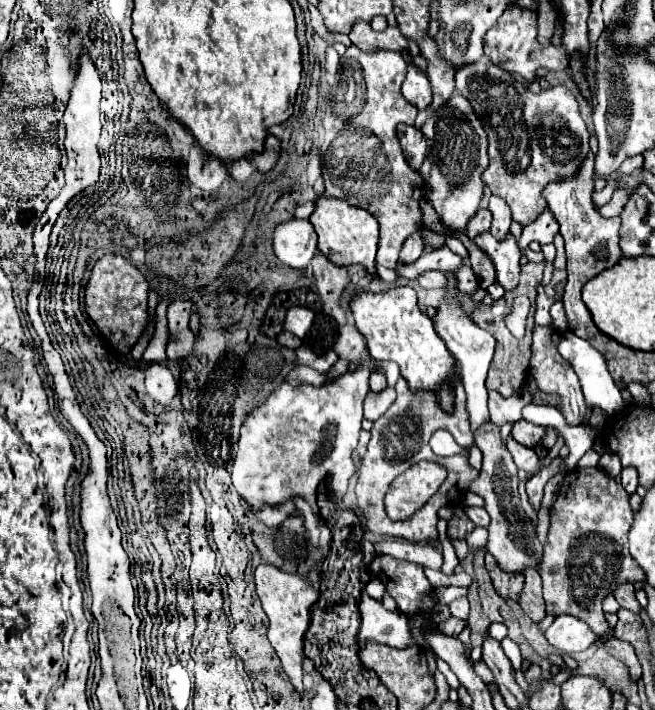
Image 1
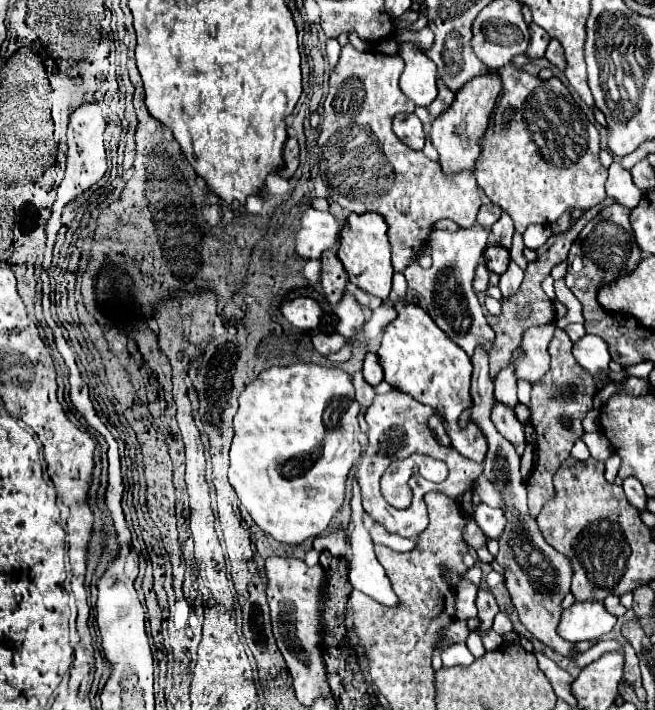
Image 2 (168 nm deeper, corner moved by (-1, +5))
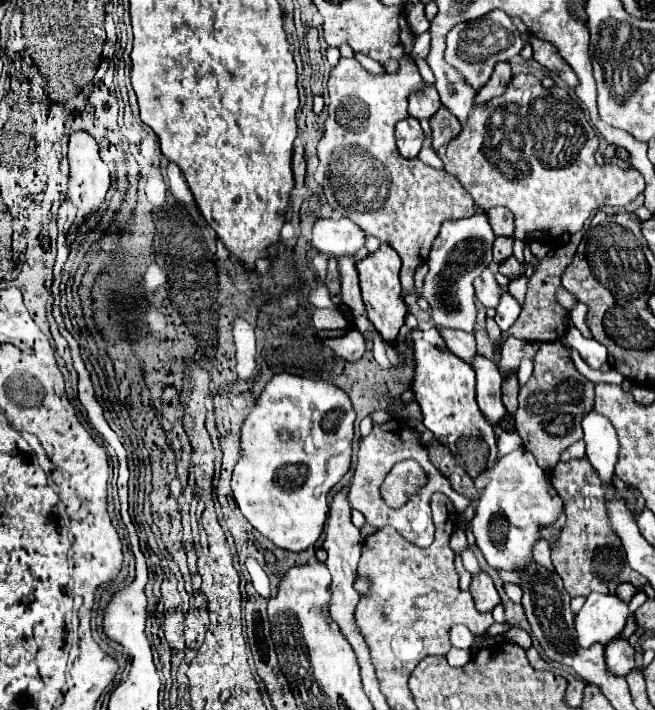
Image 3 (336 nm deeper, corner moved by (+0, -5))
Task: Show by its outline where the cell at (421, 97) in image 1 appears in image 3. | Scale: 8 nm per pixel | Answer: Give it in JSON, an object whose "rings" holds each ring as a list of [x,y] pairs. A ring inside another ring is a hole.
{"rings":[[[426,85],[420,93],[414,93],[408,99],[408,113],[414,119],[430,119],[440,107],[442,103],[440,103],[438,91],[432,85]]]}

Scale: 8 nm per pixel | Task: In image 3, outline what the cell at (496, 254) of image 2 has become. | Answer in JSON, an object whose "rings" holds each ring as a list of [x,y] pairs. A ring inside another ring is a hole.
{"rings":[[[510,257],[510,259],[506,259],[506,263],[500,265],[500,273],[504,273],[508,279],[516,279],[516,277],[524,275],[524,271],[526,271],[526,265],[520,263],[516,257]]]}

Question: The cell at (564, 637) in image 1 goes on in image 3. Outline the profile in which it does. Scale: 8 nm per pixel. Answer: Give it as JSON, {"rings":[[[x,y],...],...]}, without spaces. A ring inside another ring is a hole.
{"rings":[[[590,593],[584,607],[576,615],[576,633],[582,647],[590,647],[600,641],[606,645],[618,637],[626,625],[628,603],[616,595]]]}

